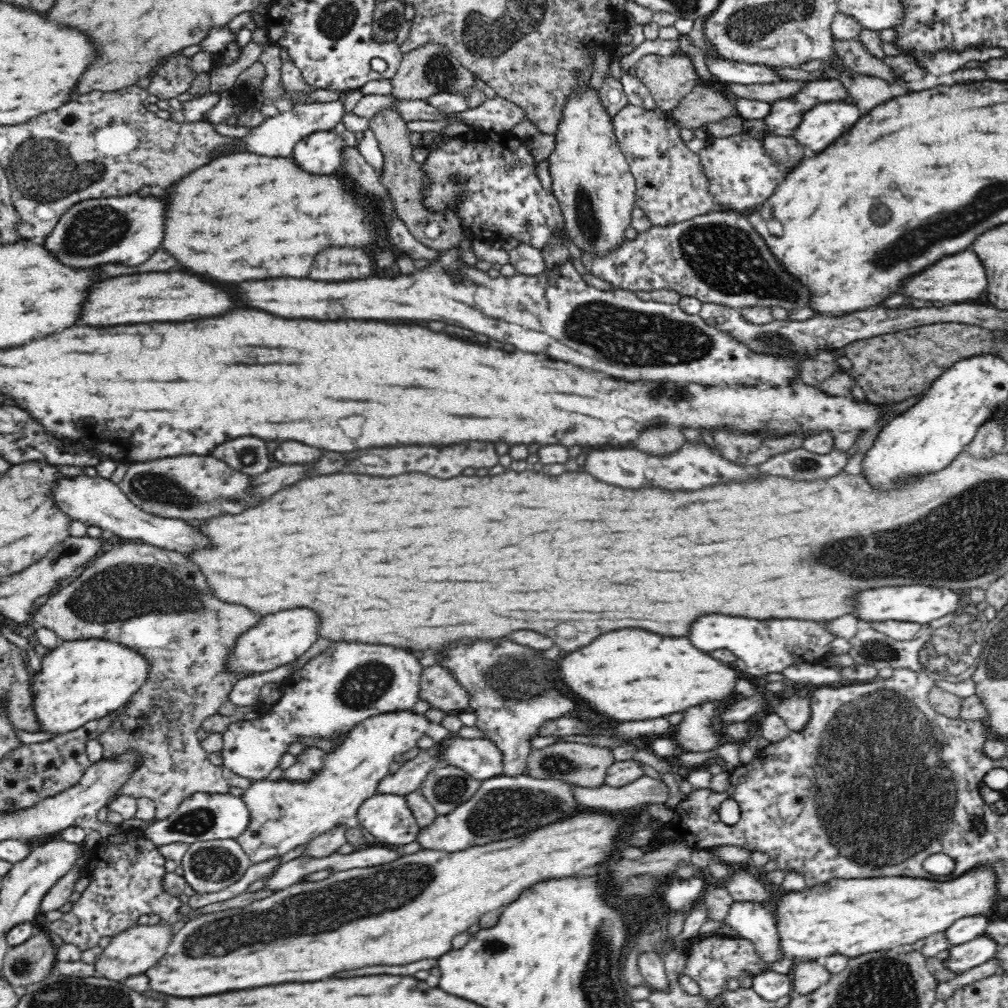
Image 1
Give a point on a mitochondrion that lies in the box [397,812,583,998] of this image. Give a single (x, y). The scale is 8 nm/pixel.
(492, 946)

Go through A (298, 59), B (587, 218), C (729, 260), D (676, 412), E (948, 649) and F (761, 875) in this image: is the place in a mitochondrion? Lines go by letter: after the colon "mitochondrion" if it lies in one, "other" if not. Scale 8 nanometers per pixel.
A: other
B: mitochondrion
C: mitochondrion
D: other
E: mitochondrion
F: other

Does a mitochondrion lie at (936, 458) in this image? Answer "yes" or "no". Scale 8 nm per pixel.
no

